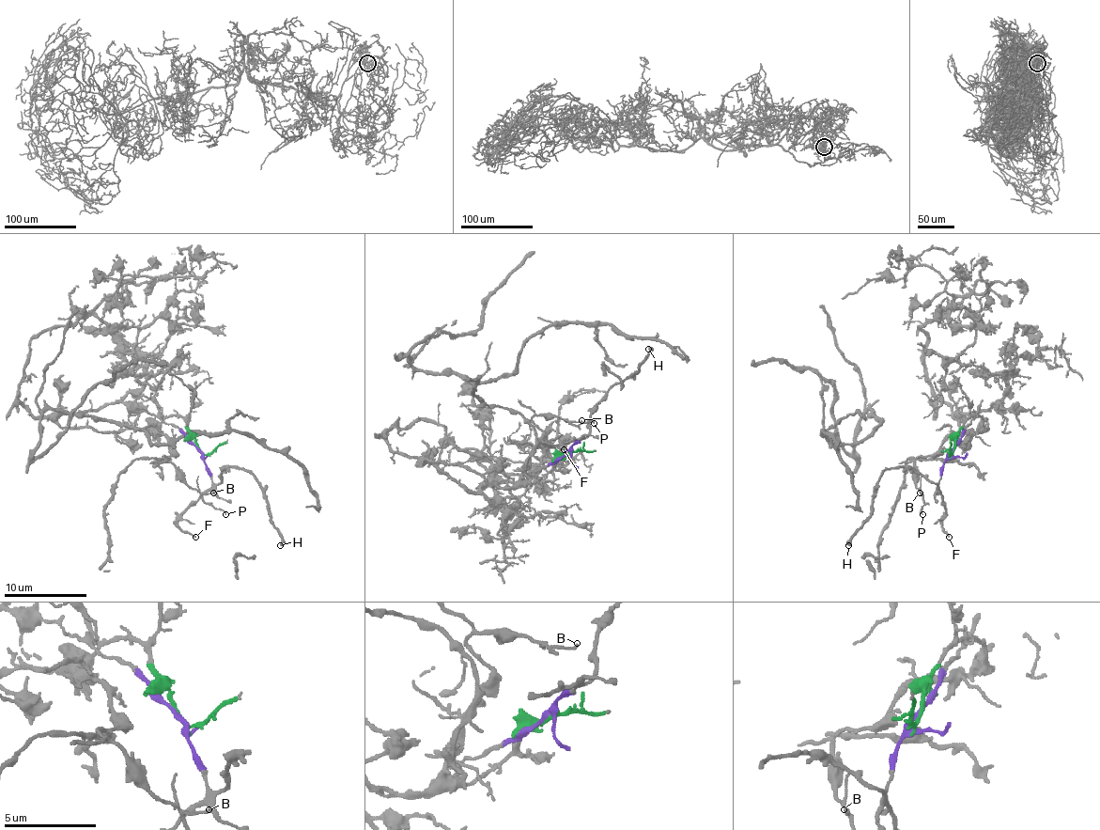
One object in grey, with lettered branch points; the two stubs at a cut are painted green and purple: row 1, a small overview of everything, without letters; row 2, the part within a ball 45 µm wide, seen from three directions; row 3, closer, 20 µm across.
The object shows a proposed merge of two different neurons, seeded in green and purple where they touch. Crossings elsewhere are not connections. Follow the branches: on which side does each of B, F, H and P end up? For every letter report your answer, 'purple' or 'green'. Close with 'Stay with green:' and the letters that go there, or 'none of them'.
B: green
F: purple
H: purple
P: green
Stay with green: B, P

